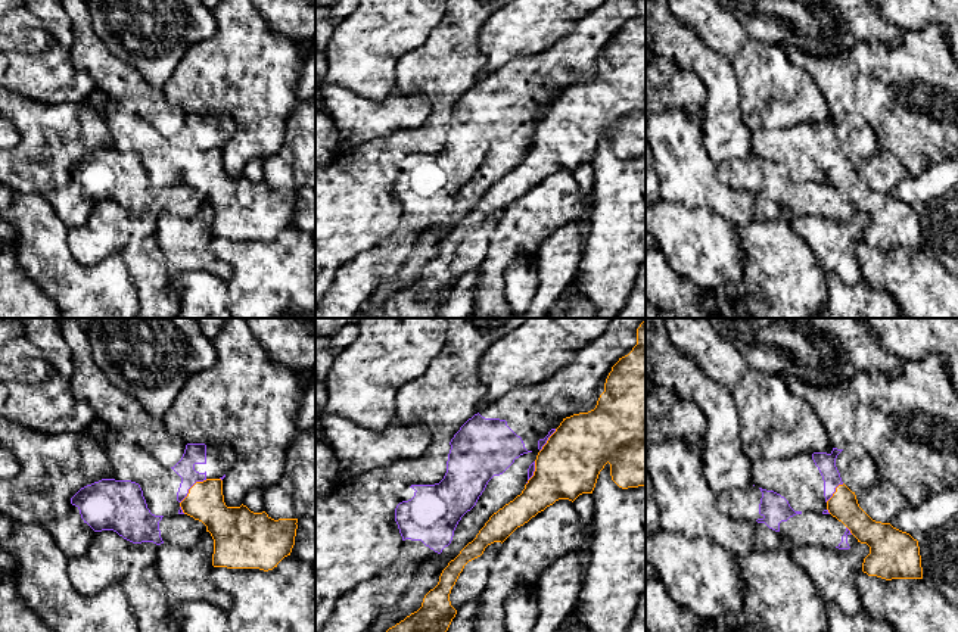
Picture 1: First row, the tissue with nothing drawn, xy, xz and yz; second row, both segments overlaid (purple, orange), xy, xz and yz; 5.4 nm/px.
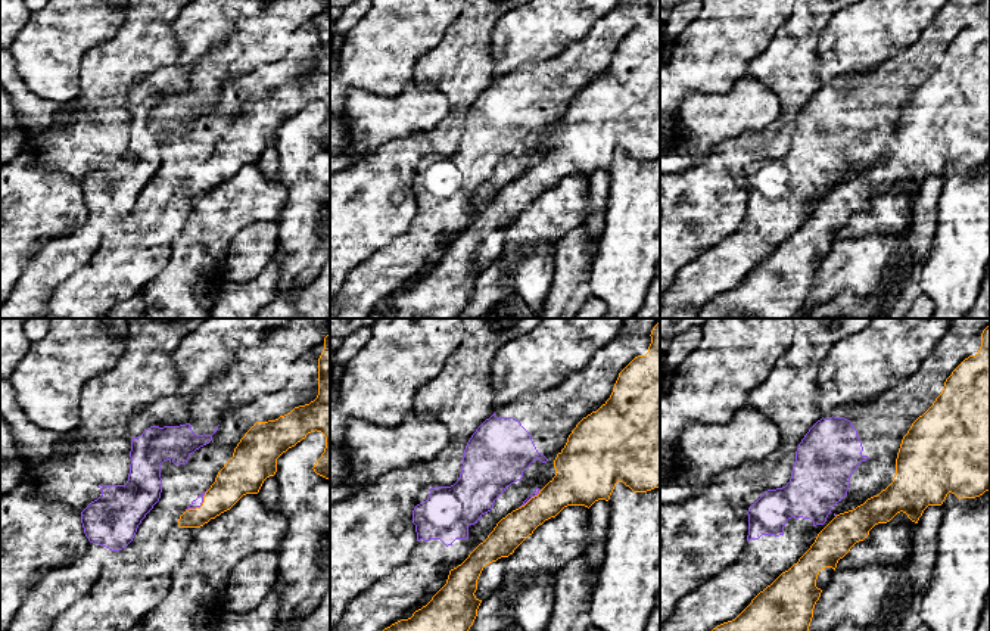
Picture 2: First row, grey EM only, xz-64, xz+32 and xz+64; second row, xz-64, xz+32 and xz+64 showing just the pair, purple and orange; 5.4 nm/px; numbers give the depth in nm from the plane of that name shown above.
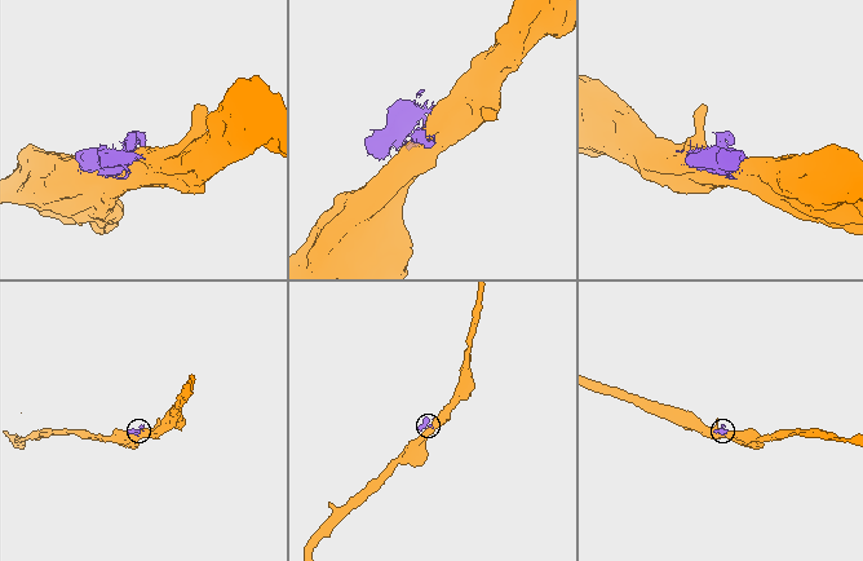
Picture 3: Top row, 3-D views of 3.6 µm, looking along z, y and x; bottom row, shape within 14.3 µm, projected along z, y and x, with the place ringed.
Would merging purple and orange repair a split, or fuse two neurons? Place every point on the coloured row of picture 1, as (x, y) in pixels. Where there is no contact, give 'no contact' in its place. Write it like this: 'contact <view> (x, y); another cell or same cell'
contact xy (190, 486); another cell

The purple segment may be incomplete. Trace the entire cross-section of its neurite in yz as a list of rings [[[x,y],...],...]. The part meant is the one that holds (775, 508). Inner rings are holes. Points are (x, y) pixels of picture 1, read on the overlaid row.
[[[755,485],[721,492],[716,502],[719,510],[733,519],[765,523],[778,532],[791,550],[806,545],[849,550],[858,544],[850,530],[828,510],[794,511],[784,496]]]

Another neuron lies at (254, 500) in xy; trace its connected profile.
[[[258,488],[249,491],[243,499],[243,505],[246,505],[254,513],[262,513],[264,511],[264,491]]]

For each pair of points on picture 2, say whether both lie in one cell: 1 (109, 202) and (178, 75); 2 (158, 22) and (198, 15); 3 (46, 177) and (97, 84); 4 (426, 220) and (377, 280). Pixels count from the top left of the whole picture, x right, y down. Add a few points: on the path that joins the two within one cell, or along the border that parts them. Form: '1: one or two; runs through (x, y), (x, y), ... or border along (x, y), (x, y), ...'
1: two; border along (193, 71), (186, 93), (149, 96), (136, 108)
2: two; border along (176, 15), (173, 37), (178, 53)
3: one; runs through (62, 154), (83, 130), (87, 108)
4: one; runs through (423, 235), (392, 266)

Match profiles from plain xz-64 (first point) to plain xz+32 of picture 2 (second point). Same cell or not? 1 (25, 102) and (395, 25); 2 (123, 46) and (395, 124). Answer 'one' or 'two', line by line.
1: two
2: two

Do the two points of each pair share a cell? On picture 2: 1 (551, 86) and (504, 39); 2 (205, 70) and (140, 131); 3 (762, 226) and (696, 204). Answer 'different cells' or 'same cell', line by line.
1: different cells
2: same cell
3: different cells

